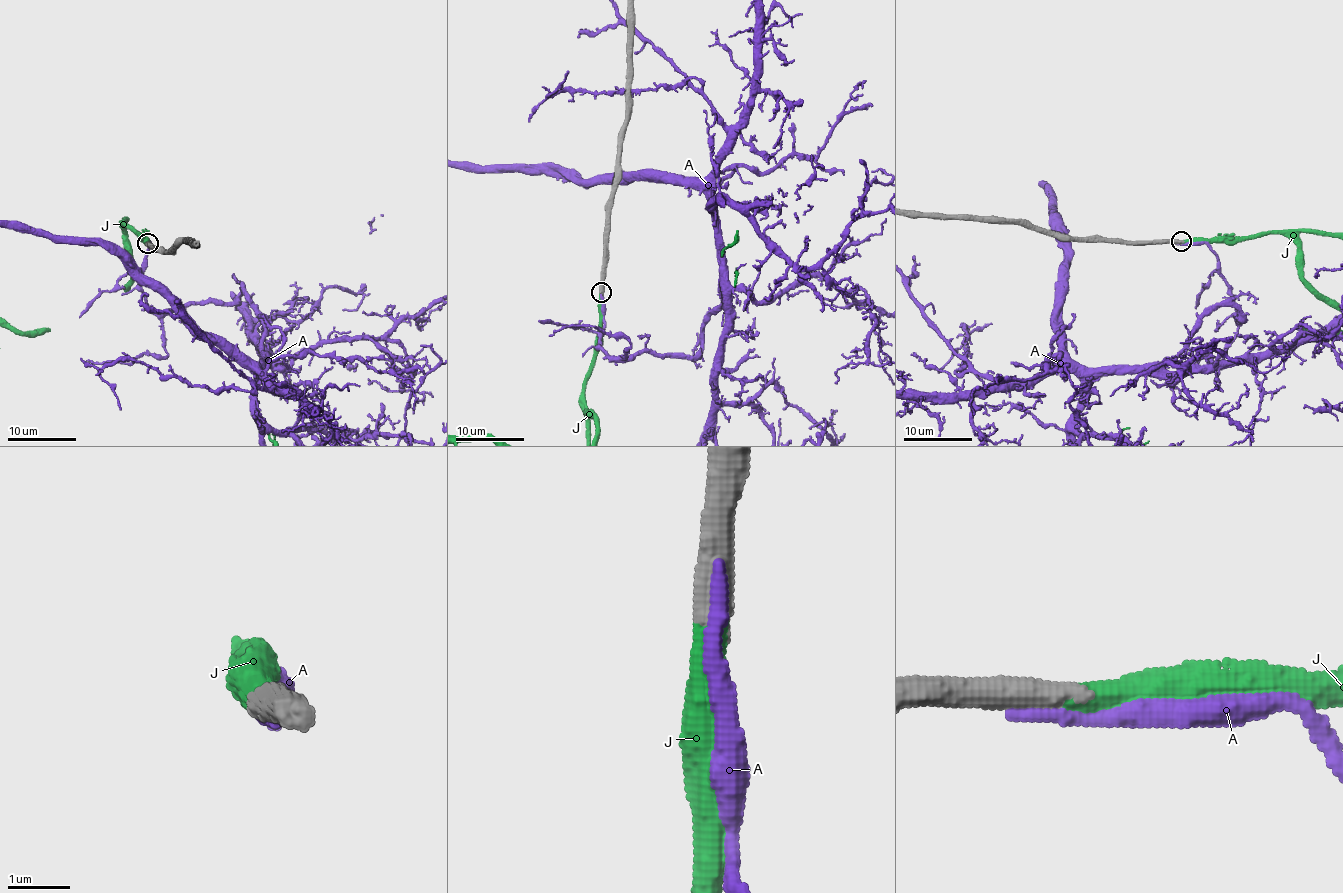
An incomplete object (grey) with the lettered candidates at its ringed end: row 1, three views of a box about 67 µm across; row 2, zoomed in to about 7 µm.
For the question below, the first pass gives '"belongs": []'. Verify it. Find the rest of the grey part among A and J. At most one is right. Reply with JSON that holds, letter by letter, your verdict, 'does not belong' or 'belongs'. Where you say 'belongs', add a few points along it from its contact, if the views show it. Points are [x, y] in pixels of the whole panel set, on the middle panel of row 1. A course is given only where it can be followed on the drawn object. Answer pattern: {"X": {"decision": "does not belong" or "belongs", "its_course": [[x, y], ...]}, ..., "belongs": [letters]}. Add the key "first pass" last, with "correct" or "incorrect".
{"A": {"decision": "does not belong"}, "J": {"decision": "belongs"}, "belongs": ["J"], "first pass": "incorrect"}

